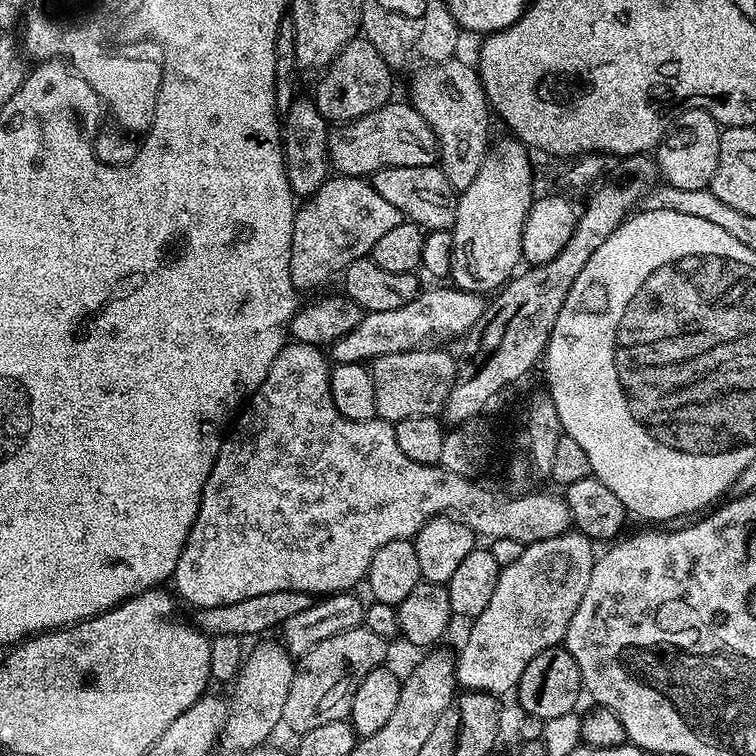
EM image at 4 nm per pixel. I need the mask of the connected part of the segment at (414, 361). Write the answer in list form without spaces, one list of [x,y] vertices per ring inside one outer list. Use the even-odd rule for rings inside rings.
[[[439,347],[411,348],[408,352],[386,354],[371,361],[374,406],[379,419],[395,426],[402,418],[439,417],[443,413],[446,398],[456,381],[457,357],[436,348]]]

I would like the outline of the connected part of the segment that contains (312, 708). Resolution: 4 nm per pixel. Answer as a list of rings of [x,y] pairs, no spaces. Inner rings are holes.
[[[366,627],[351,628],[334,638],[326,638],[314,646],[295,665],[290,694],[287,695],[283,727],[295,734],[303,734],[325,722],[338,722],[352,711],[352,699],[366,674],[381,667],[388,656],[389,641],[370,634]]]

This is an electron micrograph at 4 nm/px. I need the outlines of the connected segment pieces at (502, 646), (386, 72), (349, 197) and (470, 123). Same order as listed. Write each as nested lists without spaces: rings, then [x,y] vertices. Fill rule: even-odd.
[[[569,530],[560,536],[527,545],[522,558],[500,570],[498,586],[494,586],[490,603],[486,605],[486,610],[482,610],[482,614],[471,621],[472,629],[460,648],[460,657],[456,656],[454,660],[456,682],[461,689],[493,694],[511,693],[522,678],[522,670],[526,670],[526,666],[530,666],[530,662],[534,662],[542,650],[563,645],[570,618],[574,618],[574,610],[578,610],[578,602],[582,602],[582,594],[586,594],[586,585],[596,565],[597,553],[592,552],[592,548],[593,541],[588,537]]]
[[[351,40],[322,73],[324,81],[317,86],[314,93],[318,110],[330,122],[356,120],[359,116],[370,114],[393,99],[392,76],[393,69],[389,68],[382,54],[374,50],[369,40]]]
[[[333,175],[296,209],[290,242],[290,278],[294,286],[299,290],[316,288],[335,272],[343,273],[353,260],[365,259],[382,234],[405,220],[398,206],[386,202],[367,179]]]
[[[460,59],[432,62],[421,67],[421,72],[412,80],[410,103],[434,130],[438,167],[446,174],[446,178],[450,178],[450,186],[463,190],[470,186],[470,182],[474,182],[474,178],[478,178],[478,170],[482,170],[482,162],[490,147],[490,105],[479,71]]]

